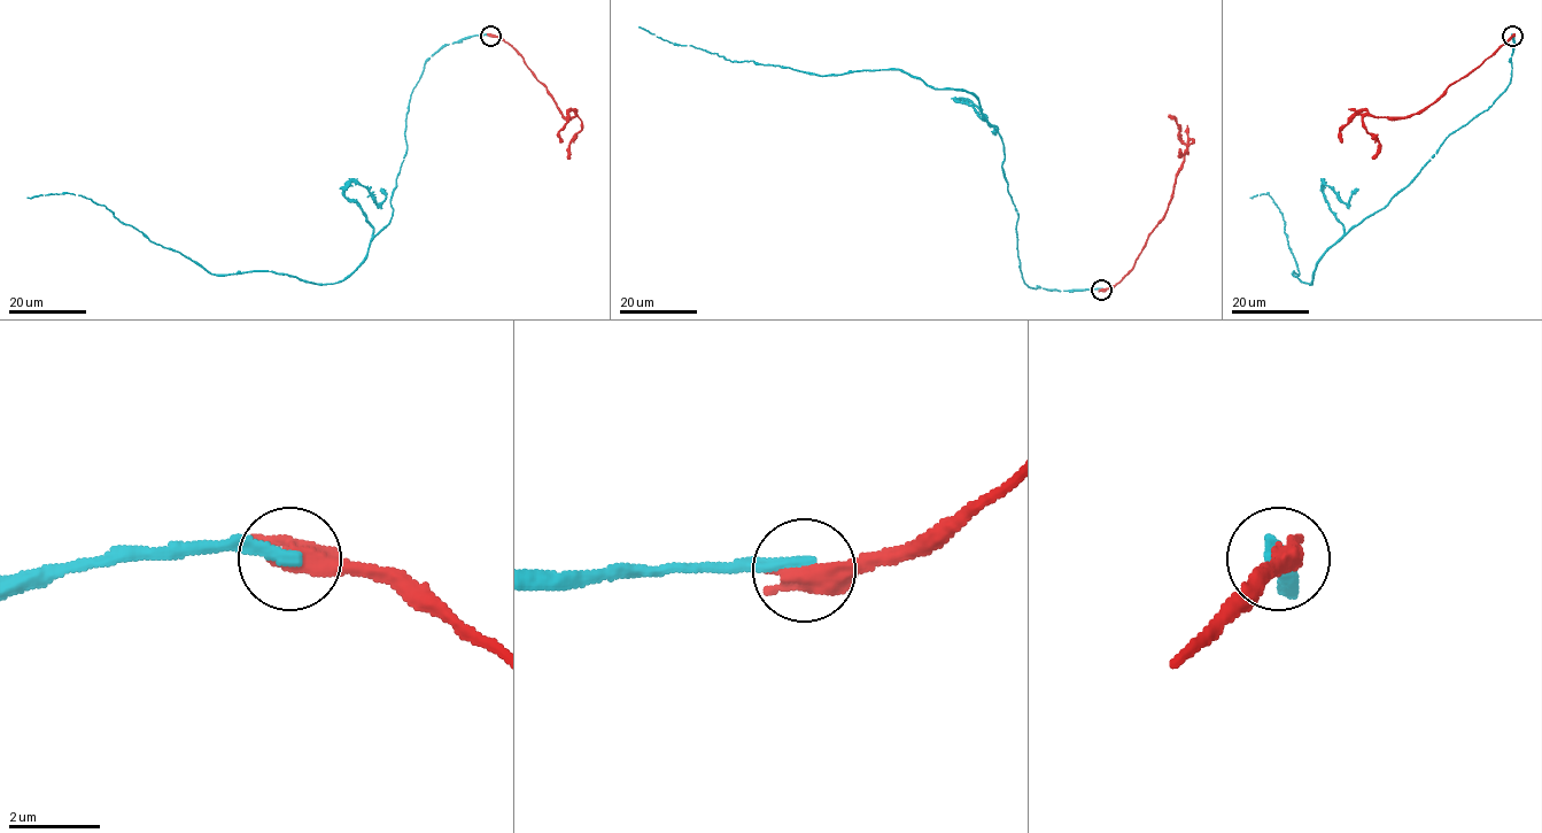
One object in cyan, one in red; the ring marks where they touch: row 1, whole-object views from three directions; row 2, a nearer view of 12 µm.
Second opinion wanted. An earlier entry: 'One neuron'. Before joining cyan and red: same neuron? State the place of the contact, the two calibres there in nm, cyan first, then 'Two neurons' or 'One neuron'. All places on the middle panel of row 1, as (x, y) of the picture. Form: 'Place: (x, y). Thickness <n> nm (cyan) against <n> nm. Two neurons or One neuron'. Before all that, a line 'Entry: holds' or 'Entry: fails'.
Entry: fails
Place: (1101, 290). Thickness 280 nm (cyan) against 650 nm. Two neurons

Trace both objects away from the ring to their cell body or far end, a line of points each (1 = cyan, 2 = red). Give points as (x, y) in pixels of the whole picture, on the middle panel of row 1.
1: (1102, 288), (1024, 282), (1002, 139), (966, 91), (898, 69), (822, 75), (730, 61), (638, 27)
2: (1102, 288), (1114, 287), (1132, 269), (1149, 232), (1167, 211), (1187, 144), (1193, 140), (1180, 155), (1179, 149)

